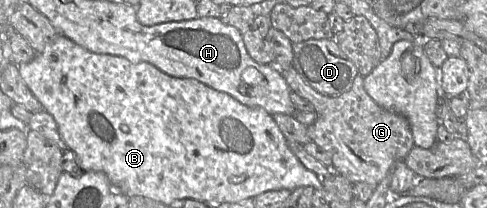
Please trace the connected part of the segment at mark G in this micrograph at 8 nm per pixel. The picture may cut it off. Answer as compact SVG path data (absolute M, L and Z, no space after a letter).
M294 67L281 71L281 73L291 90L314 106L316 120L307 128L311 140L331 154L332 164L337 173L352 184L365 182L376 187L390 173L395 163L398 160L403 160L414 148L413 135L408 119L401 114L379 106L364 88L364 76L358 74L348 92L340 96L327 96L308 85Z

